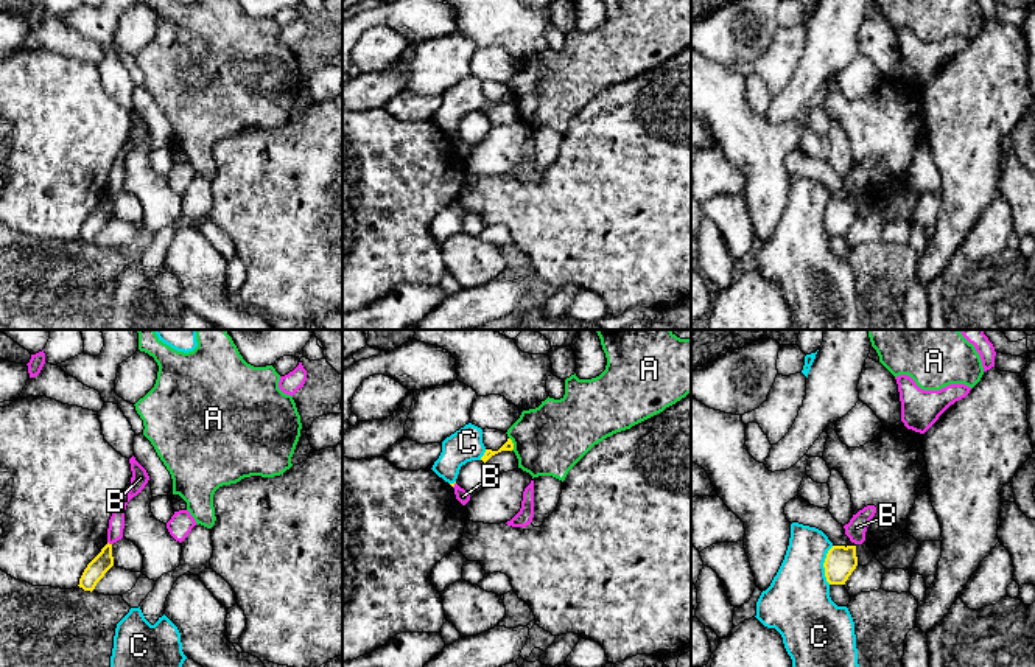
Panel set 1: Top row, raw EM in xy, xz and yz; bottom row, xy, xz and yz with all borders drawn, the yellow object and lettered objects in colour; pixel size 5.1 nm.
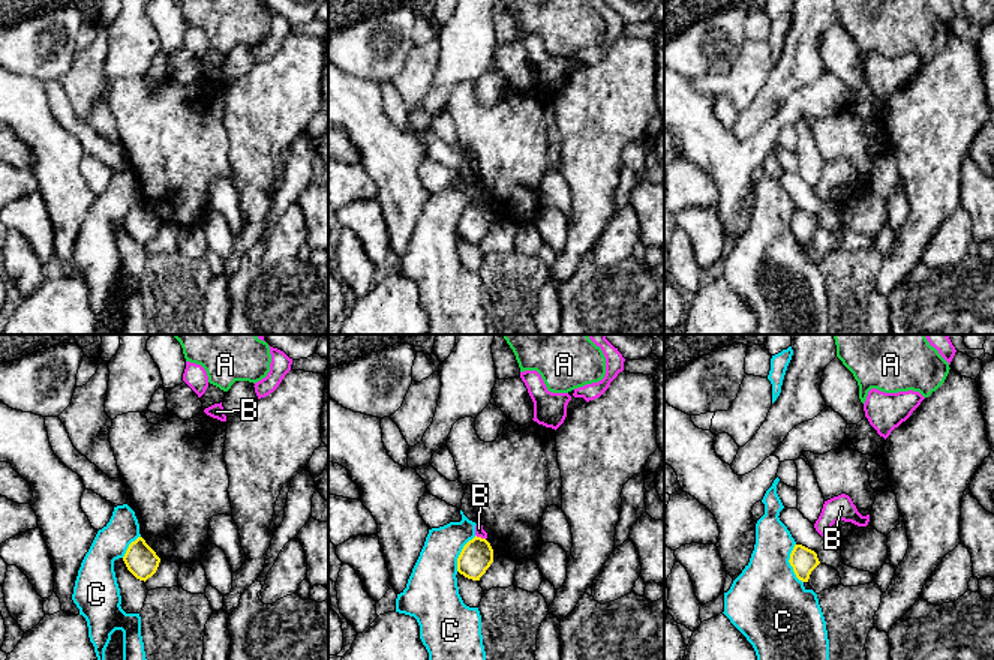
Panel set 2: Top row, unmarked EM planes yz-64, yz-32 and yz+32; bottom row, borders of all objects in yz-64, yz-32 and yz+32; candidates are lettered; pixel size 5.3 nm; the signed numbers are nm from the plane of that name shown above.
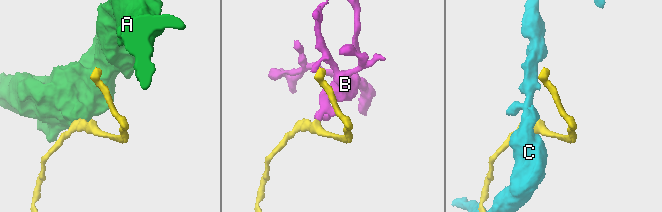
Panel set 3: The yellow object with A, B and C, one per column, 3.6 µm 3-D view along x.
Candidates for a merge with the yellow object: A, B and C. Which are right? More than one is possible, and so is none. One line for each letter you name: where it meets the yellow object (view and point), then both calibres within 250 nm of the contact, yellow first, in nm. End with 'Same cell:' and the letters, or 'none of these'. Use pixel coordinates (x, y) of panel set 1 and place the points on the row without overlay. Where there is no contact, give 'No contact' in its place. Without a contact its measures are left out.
Same cell: none of these

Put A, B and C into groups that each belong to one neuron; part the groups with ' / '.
A / B / C

